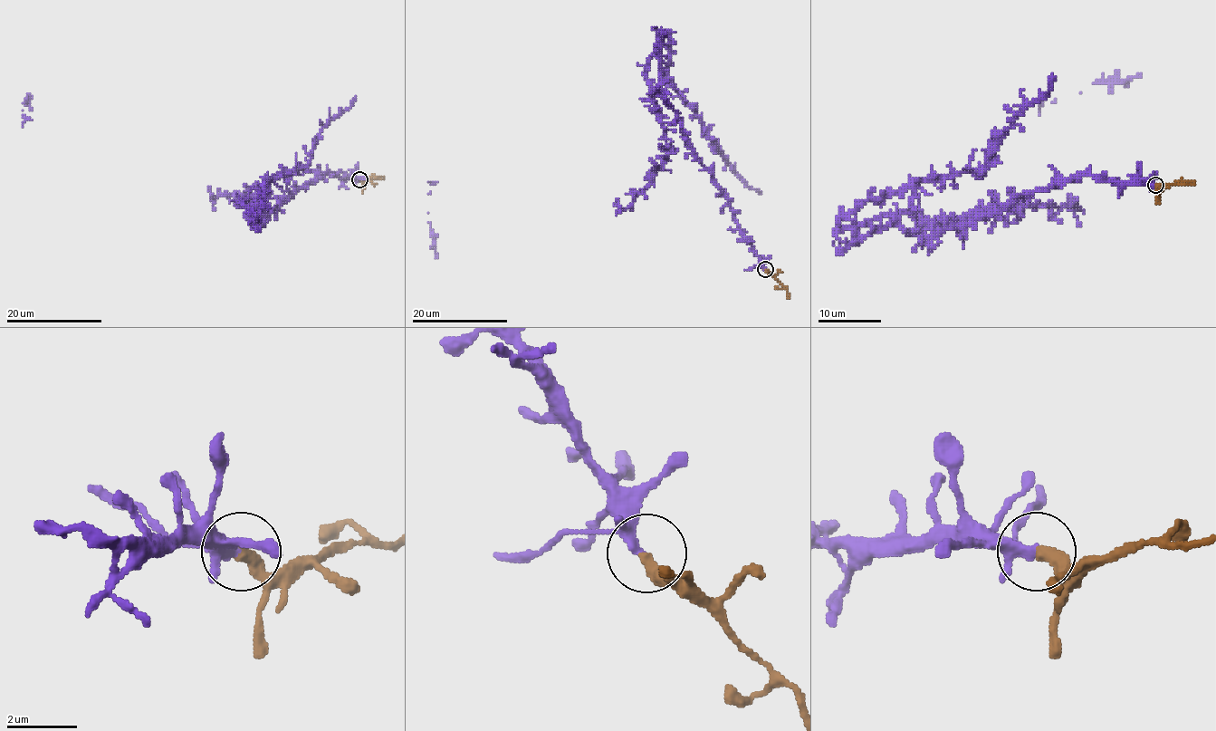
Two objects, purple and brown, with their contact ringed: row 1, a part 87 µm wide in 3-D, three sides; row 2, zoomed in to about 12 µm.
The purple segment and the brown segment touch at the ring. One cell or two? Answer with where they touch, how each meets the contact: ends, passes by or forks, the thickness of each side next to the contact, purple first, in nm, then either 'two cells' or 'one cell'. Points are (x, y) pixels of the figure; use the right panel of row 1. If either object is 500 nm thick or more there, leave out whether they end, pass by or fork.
(1155, 185) | purple passes by | brown ends | 220/400 nm | one cell

